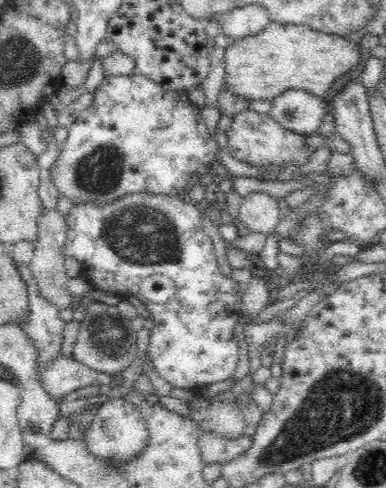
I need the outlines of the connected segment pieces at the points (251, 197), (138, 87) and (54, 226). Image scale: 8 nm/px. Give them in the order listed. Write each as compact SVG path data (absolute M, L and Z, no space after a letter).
M265 192L251 193L242 197L239 219L249 231L266 236L274 234L280 217L277 200Z
M133 73L130 76L111 76L105 77L98 88L94 91L95 99L90 103L87 109L76 115L76 120L68 127L68 136L65 142L63 142L60 156L56 159L56 162L50 169L50 176L52 184L56 187L59 196L65 196L72 202L73 205L82 204L94 204L94 205L106 205L119 200L124 196L133 193L148 193L154 196L183 196L183 188L188 179L197 171L200 167L209 167L212 161L217 157L219 147L208 132L207 124L201 117L199 107L194 105L192 92L184 90L179 92L169 91L168 89L162 88L159 84L154 81L145 78L140 74Z
M43 208L43 214L39 219L39 240L34 242L33 258L29 268L40 296L45 298L58 311L66 310L73 302L73 296L70 295L66 287L69 277L65 268L67 257L64 252L68 232L65 218L58 210L48 211L48 209Z

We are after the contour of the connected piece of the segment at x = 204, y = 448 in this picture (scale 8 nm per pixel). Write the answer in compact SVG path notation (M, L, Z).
M203 431L199 438L199 449L205 464L223 465L244 454L250 446L252 446L252 436L247 434L236 440L228 440L214 432Z

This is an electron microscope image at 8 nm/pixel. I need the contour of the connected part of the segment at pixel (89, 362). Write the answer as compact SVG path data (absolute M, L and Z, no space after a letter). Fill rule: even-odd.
M87 302L79 327L72 358L85 367L102 374L113 375L128 368L136 358L137 331L132 327L130 319L124 318L116 306Z

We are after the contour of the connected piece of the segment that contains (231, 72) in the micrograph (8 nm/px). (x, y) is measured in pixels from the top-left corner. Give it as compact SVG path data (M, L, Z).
M268 24L262 32L236 40L224 49L225 75L223 86L232 93L253 100L272 100L286 90L305 90L320 97L327 104L334 90L340 88L348 78L358 77L362 69L363 53L358 43L345 37L328 34L313 28L296 24Z

